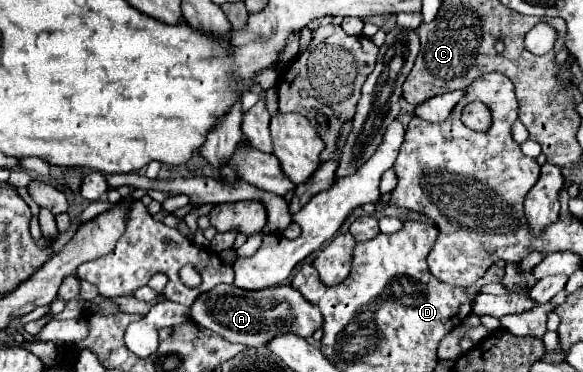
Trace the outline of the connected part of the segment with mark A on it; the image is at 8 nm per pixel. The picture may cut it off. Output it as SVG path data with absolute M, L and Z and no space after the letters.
M219 284L195 300L191 306L191 316L197 324L221 334L229 342L239 342L249 348L263 348L271 338L275 338L275 334L293 332L301 338L309 338L315 334L315 330L323 328L323 314L319 308L309 304L291 286L245 292L229 284Z

